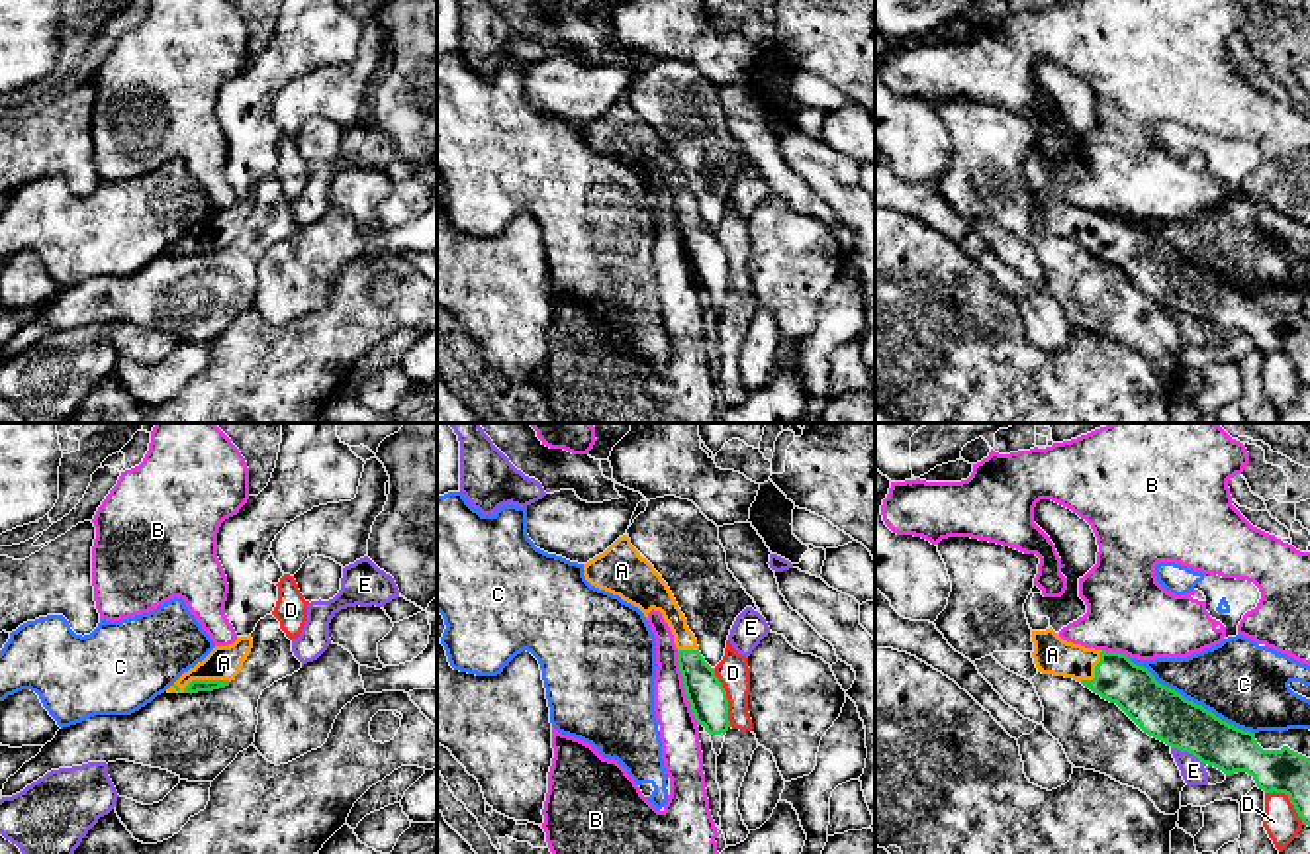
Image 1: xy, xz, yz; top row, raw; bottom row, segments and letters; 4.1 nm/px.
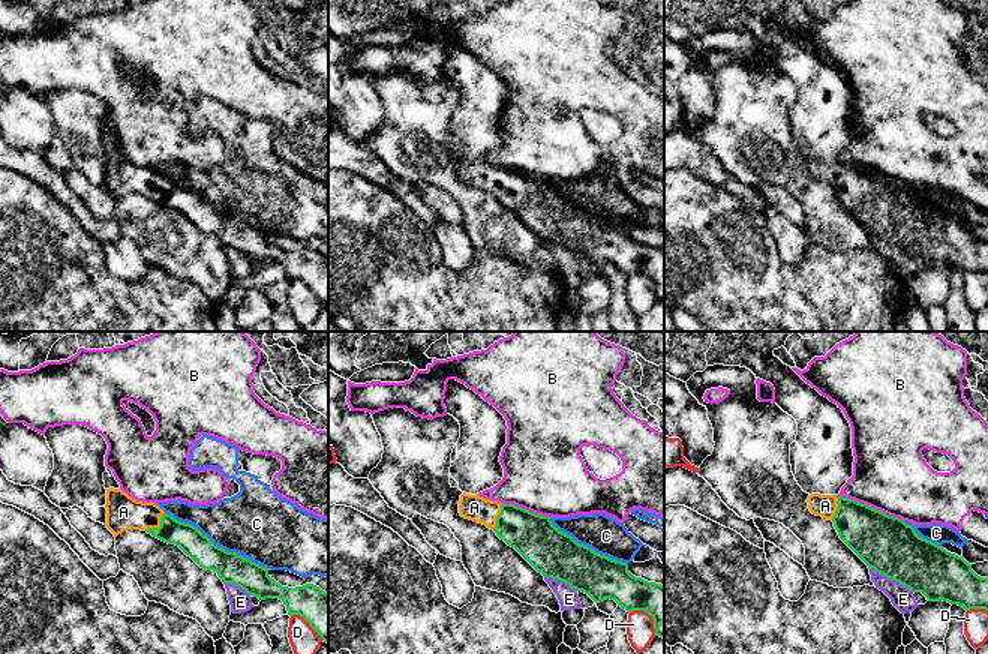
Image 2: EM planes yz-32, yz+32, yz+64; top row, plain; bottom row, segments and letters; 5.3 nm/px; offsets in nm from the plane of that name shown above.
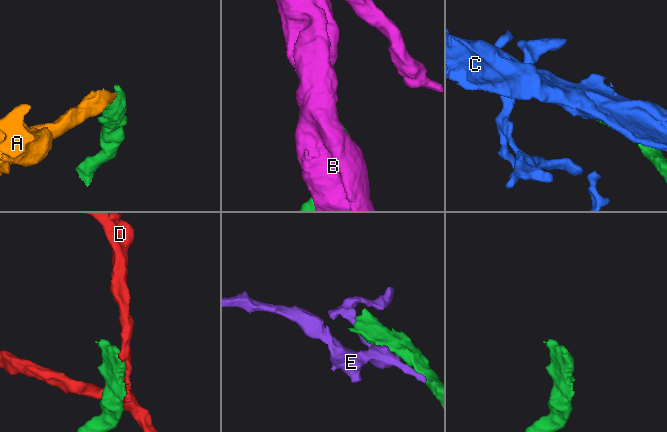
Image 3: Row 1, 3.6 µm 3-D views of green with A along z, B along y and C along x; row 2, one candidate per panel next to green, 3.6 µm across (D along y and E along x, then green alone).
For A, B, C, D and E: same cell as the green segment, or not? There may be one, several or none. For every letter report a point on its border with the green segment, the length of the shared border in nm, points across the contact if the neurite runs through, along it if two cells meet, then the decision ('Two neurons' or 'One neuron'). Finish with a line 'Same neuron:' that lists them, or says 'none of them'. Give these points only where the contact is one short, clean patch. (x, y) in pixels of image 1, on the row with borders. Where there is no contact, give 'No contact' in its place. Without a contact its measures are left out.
A: Touches green at xy (200, 680). Shared border 240 nm. Path across: xy (194, 686), (200, 680), (224, 663). One neuron
B: Touches green at xz (684, 686). Shared border 320 nm. Two neurons
C: Touches green at yz (1191, 702). Shared border 600 nm. Two neurons
D: Touches green at xz (725, 698). Shared border 260 nm. Two neurons
E: Touches green at yz (1187, 751). Shared border 150 nm. Two neurons
Same neuron: A

